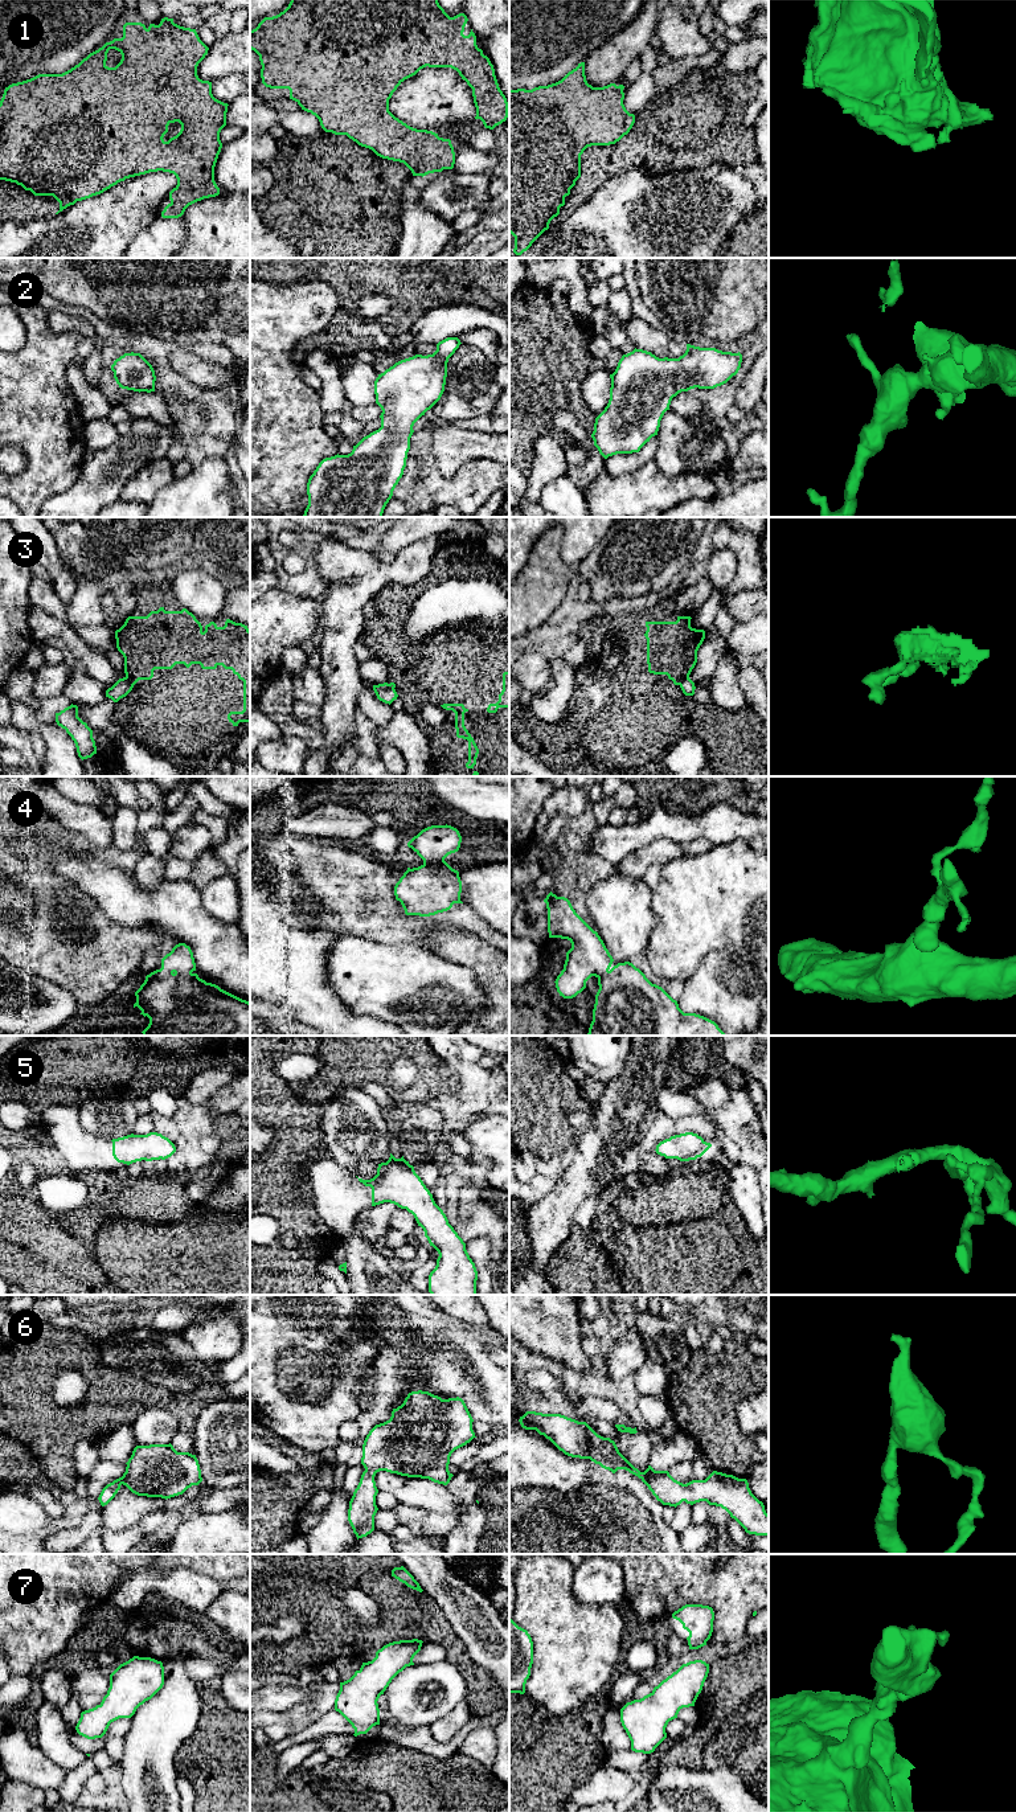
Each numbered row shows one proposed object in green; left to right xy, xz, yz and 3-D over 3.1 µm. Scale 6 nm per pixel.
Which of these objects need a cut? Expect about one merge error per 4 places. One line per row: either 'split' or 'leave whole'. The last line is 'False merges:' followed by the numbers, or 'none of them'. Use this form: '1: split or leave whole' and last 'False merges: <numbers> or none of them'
1: leave whole
2: leave whole
3: split
4: leave whole
5: leave whole
6: leave whole
7: leave whole
False merges: 3

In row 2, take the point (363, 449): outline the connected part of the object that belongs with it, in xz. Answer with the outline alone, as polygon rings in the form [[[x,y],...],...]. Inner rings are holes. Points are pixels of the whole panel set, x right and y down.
[[[447,337],[437,344],[433,354],[401,360],[393,366],[378,374],[374,381],[376,403],[382,413],[381,427],[364,436],[348,455],[335,455],[323,459],[307,483],[308,505],[303,517],[382,517],[384,509],[393,496],[393,491],[403,475],[410,438],[414,432],[414,423],[425,415],[442,397],[447,377],[448,358],[460,345],[458,337]]]

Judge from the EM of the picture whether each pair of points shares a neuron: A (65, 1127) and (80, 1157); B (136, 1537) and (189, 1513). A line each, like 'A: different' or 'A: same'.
A: same
B: same

